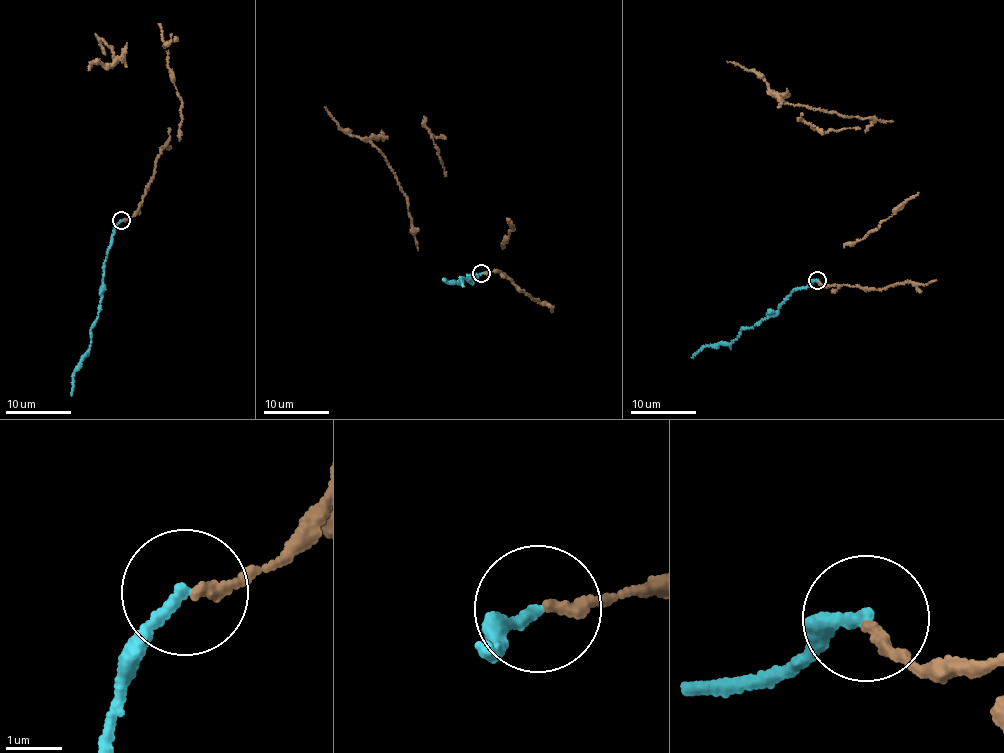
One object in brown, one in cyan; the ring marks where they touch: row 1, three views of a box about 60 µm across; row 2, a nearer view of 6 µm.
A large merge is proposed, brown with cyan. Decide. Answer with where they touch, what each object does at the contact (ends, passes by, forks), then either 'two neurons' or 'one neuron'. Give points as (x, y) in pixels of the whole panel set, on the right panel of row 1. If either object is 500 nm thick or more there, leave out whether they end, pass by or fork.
at (817, 280); brown ends there; cyan ends there; two neurons

